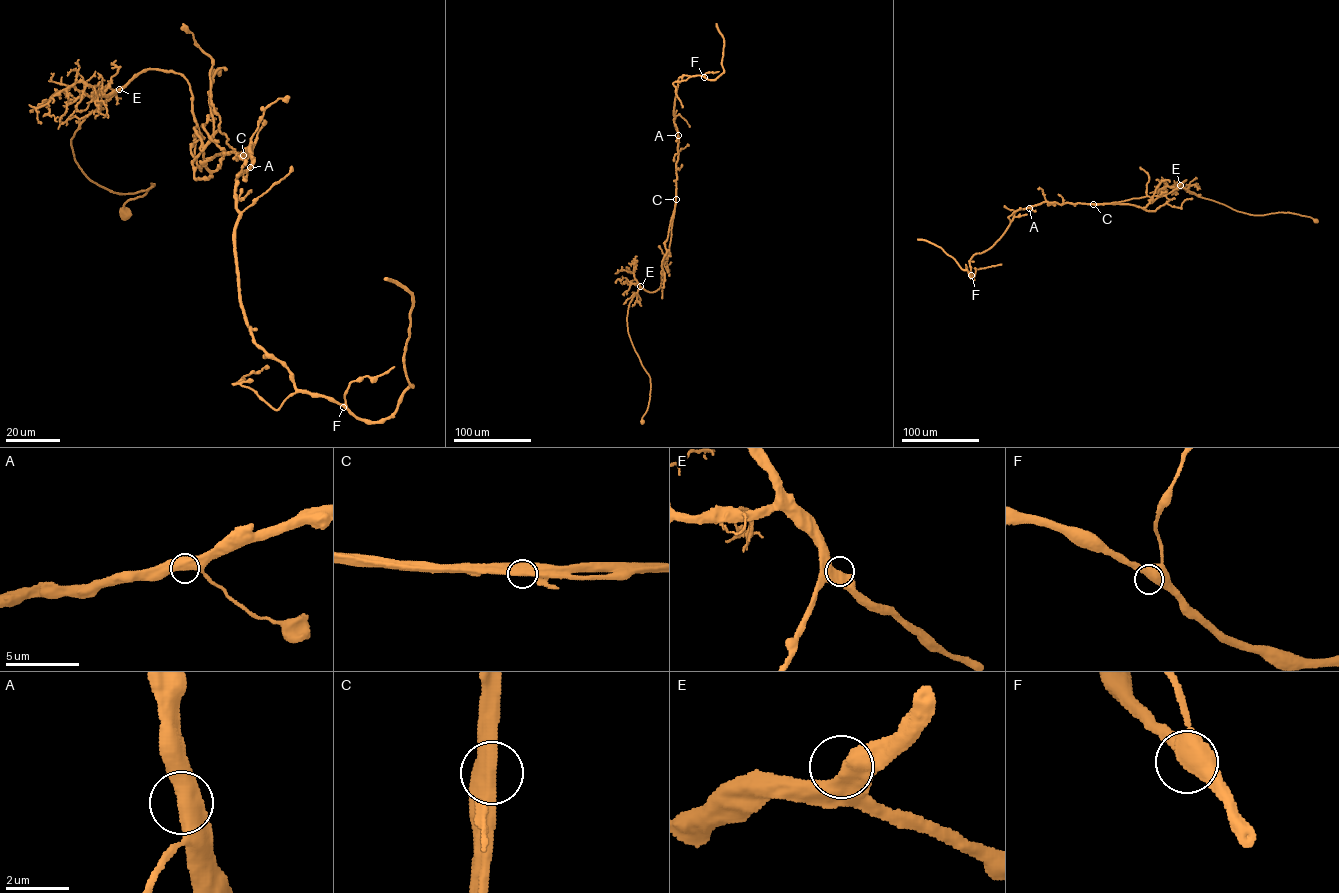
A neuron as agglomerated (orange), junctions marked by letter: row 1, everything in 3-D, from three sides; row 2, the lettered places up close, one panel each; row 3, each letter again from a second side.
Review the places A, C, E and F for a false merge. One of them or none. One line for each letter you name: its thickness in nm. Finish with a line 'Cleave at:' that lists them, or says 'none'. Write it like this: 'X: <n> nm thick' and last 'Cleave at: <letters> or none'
C: 550 nm thick
Cleave at: C

